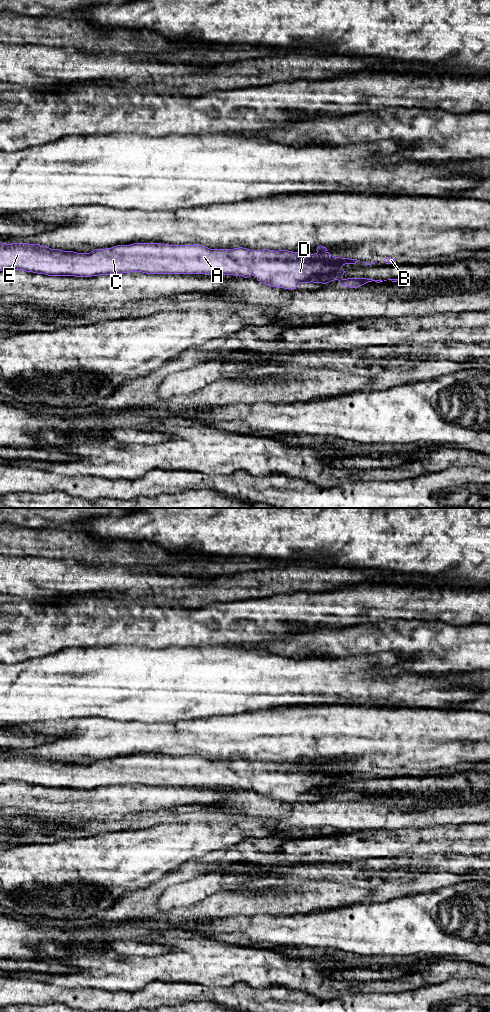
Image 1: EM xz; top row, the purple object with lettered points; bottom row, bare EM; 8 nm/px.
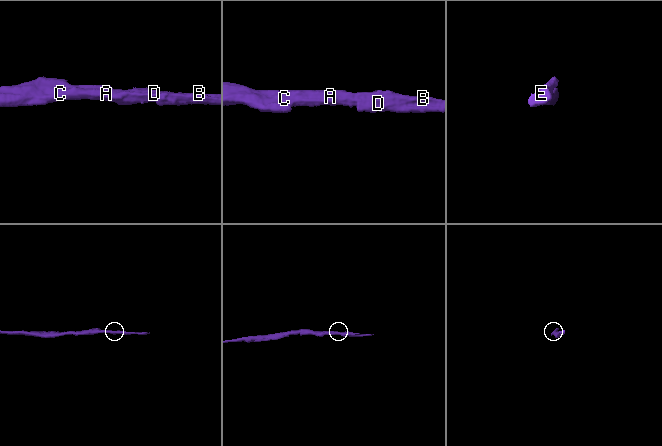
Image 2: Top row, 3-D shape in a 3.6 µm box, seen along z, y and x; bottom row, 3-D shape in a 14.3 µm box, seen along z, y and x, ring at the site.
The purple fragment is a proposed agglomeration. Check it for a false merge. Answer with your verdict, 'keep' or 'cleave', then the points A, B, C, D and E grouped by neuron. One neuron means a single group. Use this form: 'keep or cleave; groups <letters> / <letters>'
keep; groups A B C D E

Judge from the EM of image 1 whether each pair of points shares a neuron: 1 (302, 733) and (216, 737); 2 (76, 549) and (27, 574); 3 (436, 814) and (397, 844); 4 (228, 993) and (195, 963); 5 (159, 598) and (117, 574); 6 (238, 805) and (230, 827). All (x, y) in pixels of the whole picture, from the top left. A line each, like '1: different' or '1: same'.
1: same
2: different
3: different
4: different
5: different
6: different

